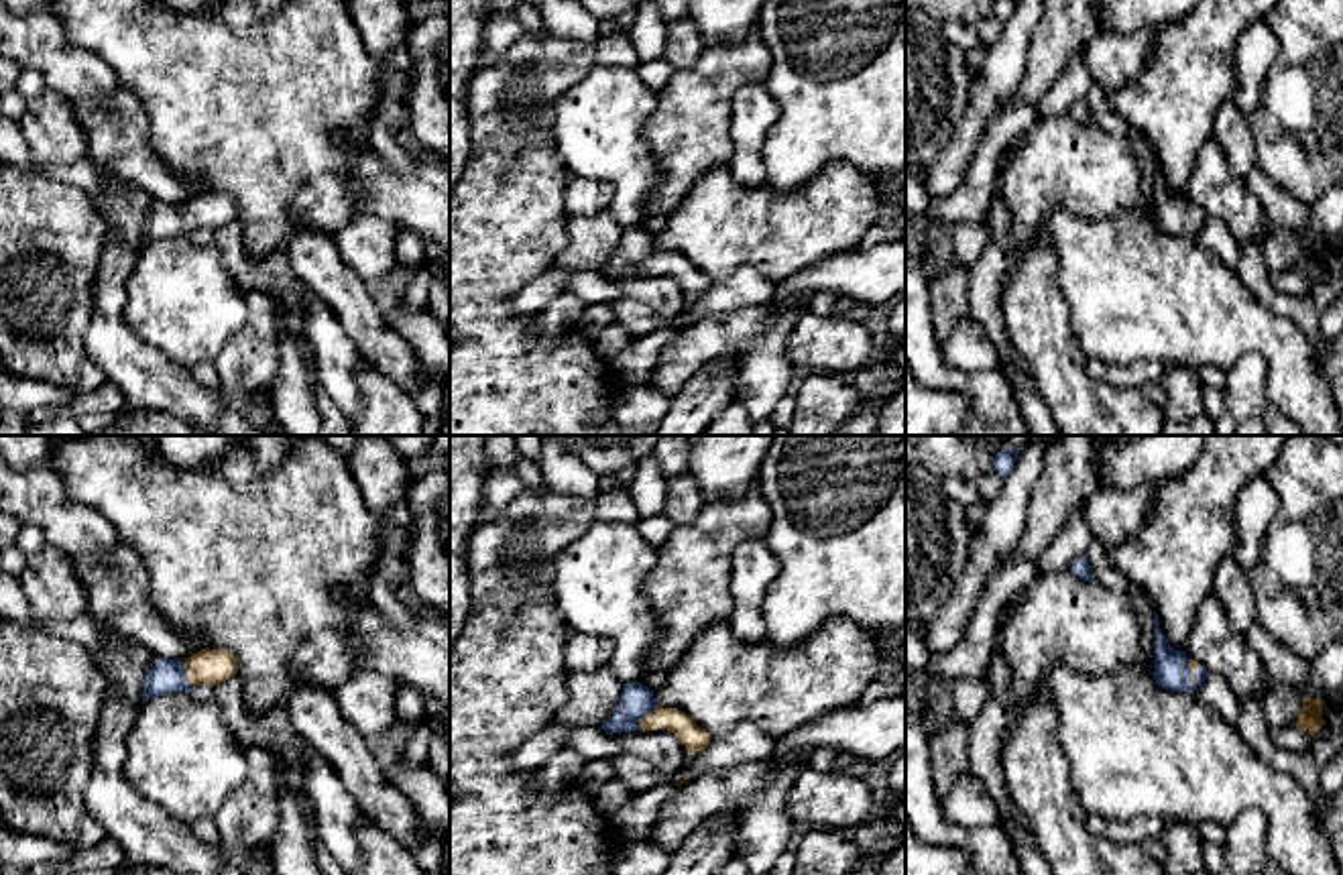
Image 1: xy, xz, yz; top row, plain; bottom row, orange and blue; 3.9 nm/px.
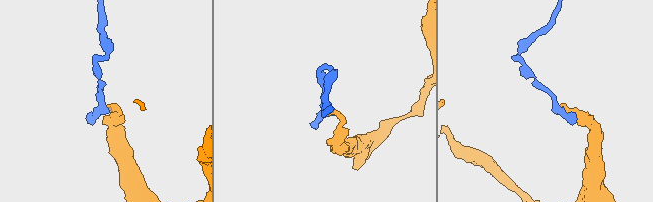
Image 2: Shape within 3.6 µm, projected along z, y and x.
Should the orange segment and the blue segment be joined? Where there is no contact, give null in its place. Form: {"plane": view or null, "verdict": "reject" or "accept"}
{"plane": "xy", "verdict": "accept"}

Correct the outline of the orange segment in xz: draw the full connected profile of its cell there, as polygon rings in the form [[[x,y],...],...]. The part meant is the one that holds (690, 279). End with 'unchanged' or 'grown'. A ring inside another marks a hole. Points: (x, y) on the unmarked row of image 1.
[[[641,226],[623,230],[612,262],[600,273],[606,279],[623,275],[669,275],[688,297],[700,297],[710,287],[710,277],[698,271],[686,256],[657,250],[653,234]]]; grown

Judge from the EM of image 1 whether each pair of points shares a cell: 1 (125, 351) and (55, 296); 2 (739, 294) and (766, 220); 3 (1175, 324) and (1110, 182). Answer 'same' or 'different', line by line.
1: different
2: different
3: different

